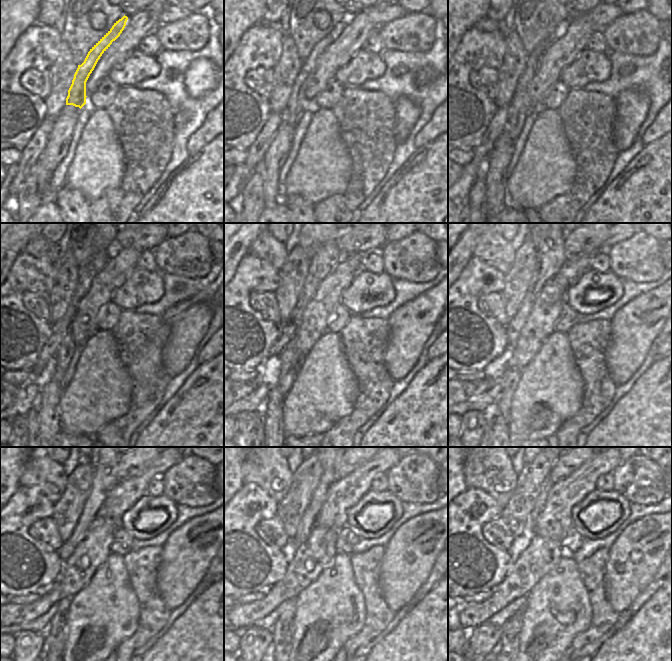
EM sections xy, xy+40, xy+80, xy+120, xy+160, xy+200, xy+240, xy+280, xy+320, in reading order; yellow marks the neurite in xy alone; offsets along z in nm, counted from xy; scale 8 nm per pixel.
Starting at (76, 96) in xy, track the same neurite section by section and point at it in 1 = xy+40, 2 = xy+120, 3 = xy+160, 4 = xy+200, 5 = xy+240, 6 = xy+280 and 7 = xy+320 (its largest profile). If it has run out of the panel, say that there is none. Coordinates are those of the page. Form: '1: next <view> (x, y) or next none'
1: next xy+40 (297, 103)
2: next xy+120 (64, 354)
3: next xy+160 (291, 359)
4: next xy+200 (502, 406)
5: next xy+240 (55, 634)
6: next xy+280 (282, 631)
7: next xy+320 (509, 631)

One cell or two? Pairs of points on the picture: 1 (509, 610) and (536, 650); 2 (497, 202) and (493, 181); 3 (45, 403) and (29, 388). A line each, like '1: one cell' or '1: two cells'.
1: two cells
2: one cell
3: two cells

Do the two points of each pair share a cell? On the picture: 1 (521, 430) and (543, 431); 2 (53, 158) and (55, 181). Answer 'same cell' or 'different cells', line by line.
1: same cell
2: different cells

